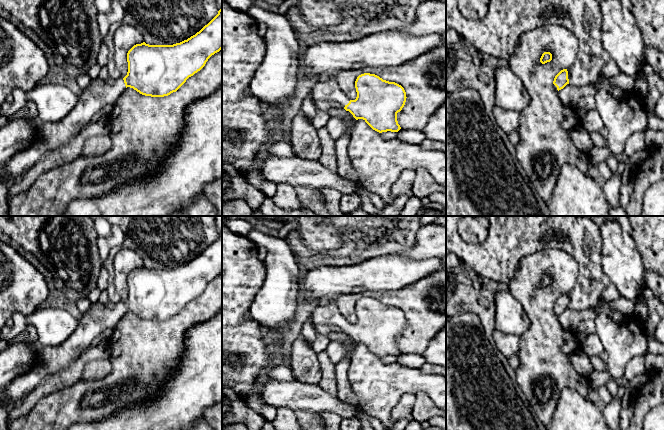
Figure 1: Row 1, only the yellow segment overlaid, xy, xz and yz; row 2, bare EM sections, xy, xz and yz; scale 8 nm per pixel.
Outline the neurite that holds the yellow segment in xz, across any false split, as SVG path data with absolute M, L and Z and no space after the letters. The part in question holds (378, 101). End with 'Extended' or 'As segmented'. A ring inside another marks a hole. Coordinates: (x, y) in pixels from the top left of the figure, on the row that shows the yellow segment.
M364 73L357 77L355 88L357 97L350 100L340 89L336 77L329 77L313 85L311 96L317 110L327 112L331 108L344 108L356 120L363 119L379 133L401 129L397 113L407 98L401 85Z. Extended

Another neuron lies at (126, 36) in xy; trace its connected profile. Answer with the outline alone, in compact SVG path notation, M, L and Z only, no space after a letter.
M122 25L114 34L114 61L124 78L128 72L127 53L136 44L144 42L143 35L133 26Z

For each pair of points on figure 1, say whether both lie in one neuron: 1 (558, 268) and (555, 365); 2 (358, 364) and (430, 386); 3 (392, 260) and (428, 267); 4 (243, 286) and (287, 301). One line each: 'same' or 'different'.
1: same
2: same
3: same
4: different

